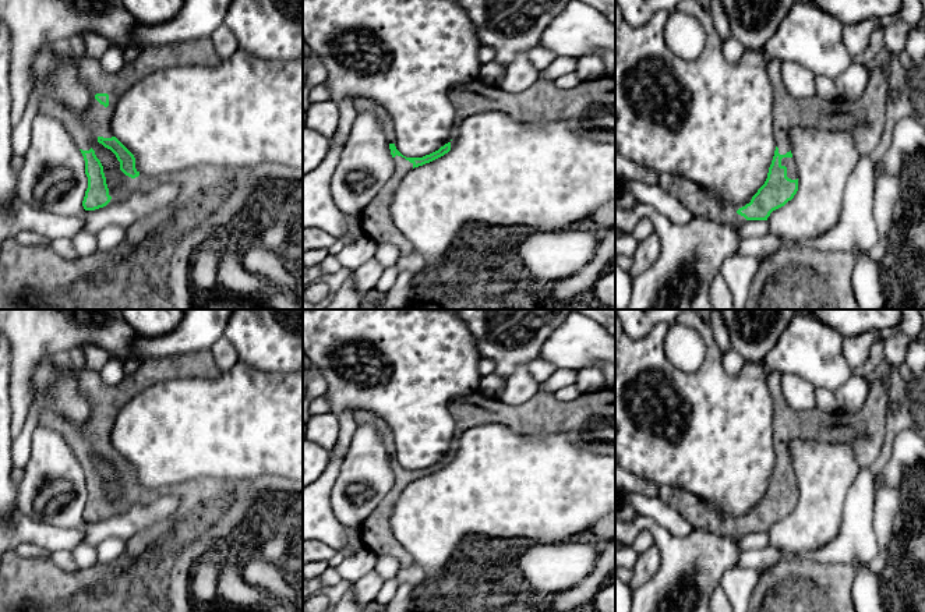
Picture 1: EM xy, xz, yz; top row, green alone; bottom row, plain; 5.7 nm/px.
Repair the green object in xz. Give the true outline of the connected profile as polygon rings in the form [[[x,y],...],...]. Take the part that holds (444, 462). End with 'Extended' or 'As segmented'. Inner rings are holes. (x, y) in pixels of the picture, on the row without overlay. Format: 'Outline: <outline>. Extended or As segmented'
Outline: [[[451,454],[423,470],[406,470],[396,461],[395,456],[389,456],[389,461],[395,473],[393,487],[361,524],[361,544],[368,553],[377,558],[396,558],[400,562],[400,567],[405,569],[412,566],[414,560],[398,542],[391,528],[391,516],[395,503],[409,482],[430,475],[448,466],[451,463]]]. Extended

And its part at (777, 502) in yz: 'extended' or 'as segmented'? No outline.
extended

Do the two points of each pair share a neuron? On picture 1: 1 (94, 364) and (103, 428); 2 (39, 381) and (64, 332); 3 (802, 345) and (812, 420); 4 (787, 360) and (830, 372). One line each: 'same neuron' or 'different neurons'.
1: different neurons
2: different neurons
3: different neurons
4: same neuron

